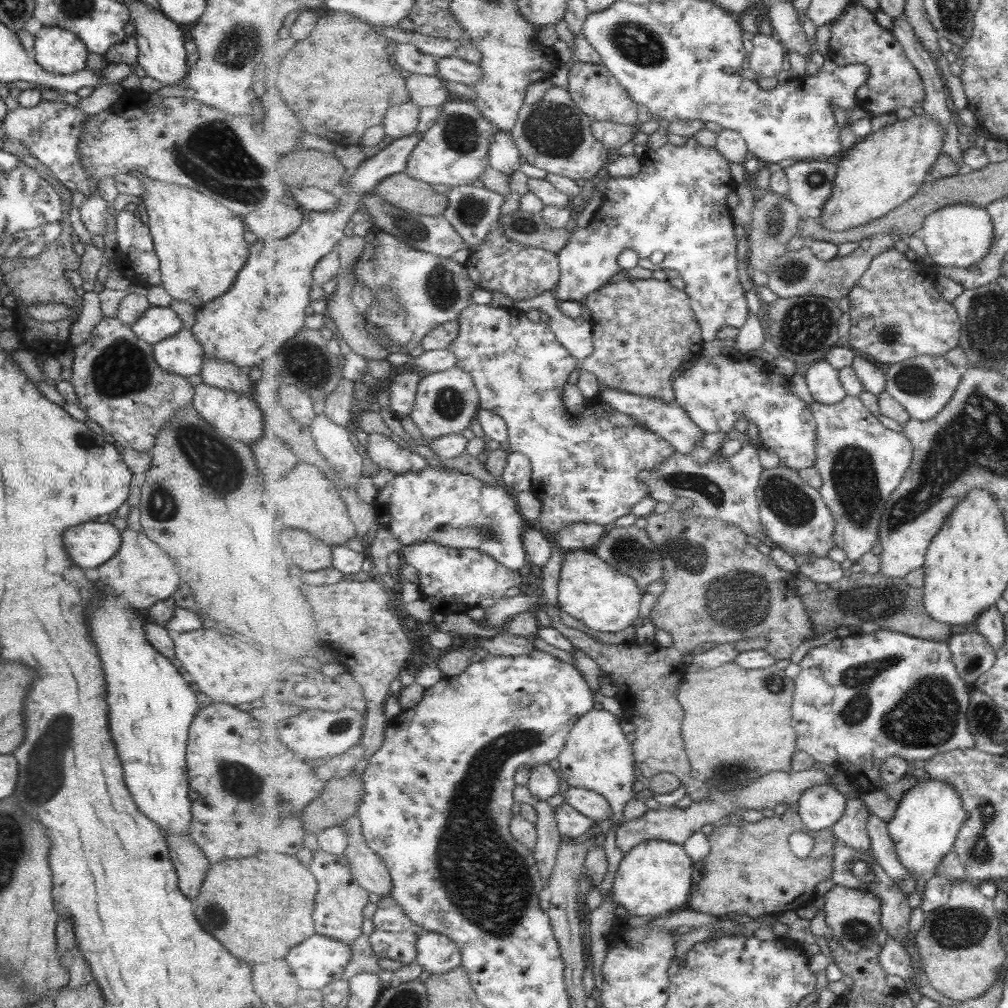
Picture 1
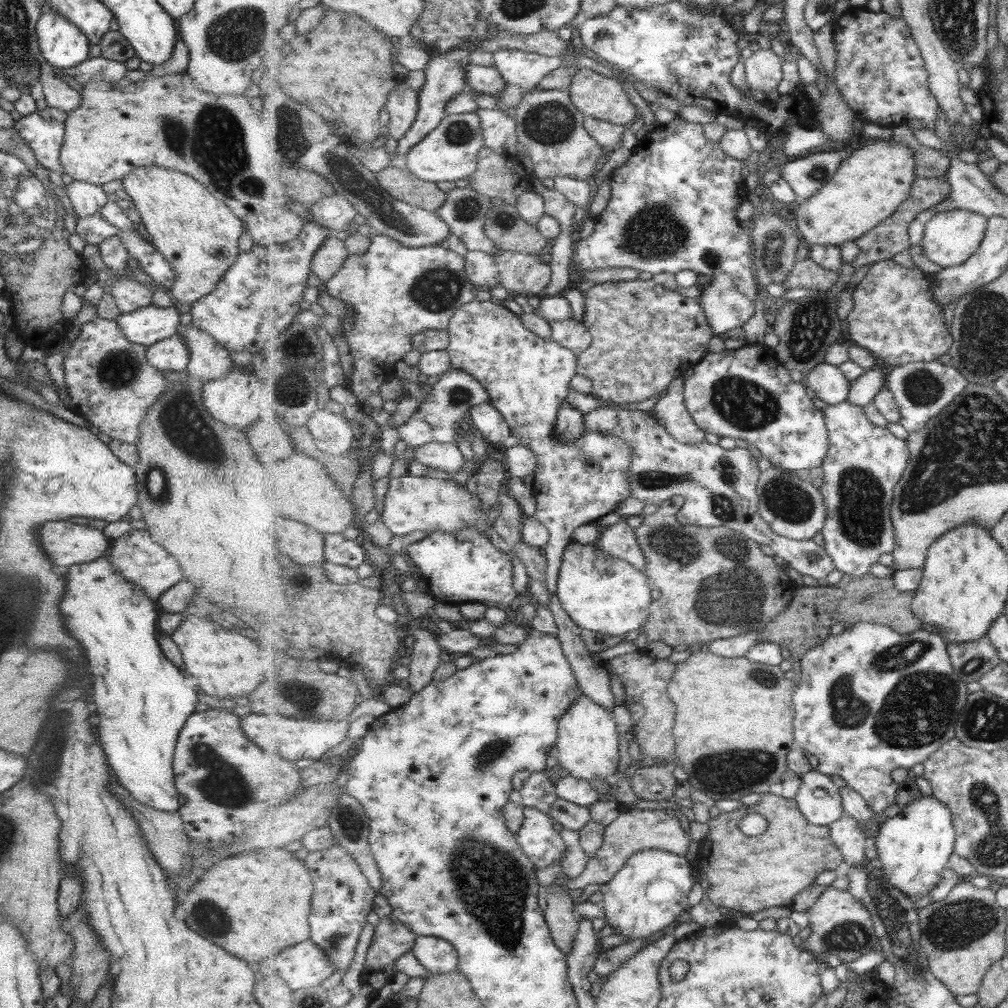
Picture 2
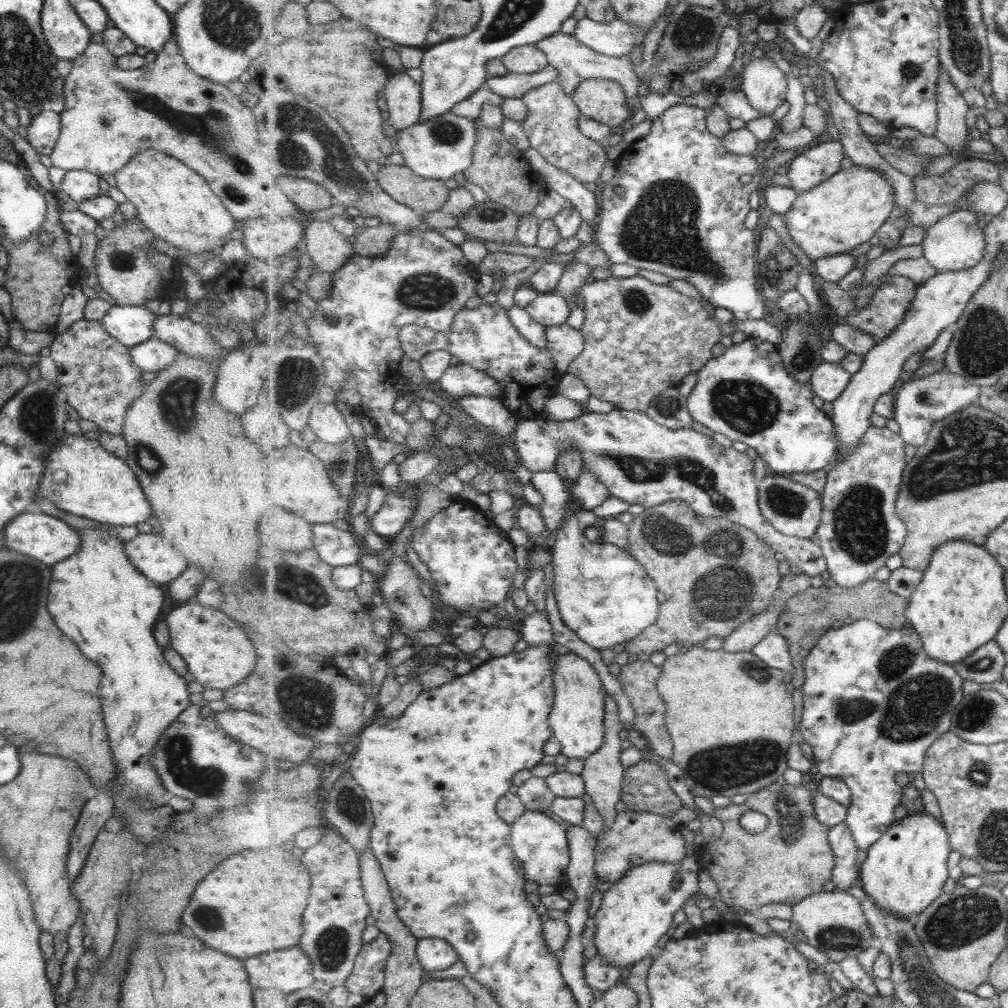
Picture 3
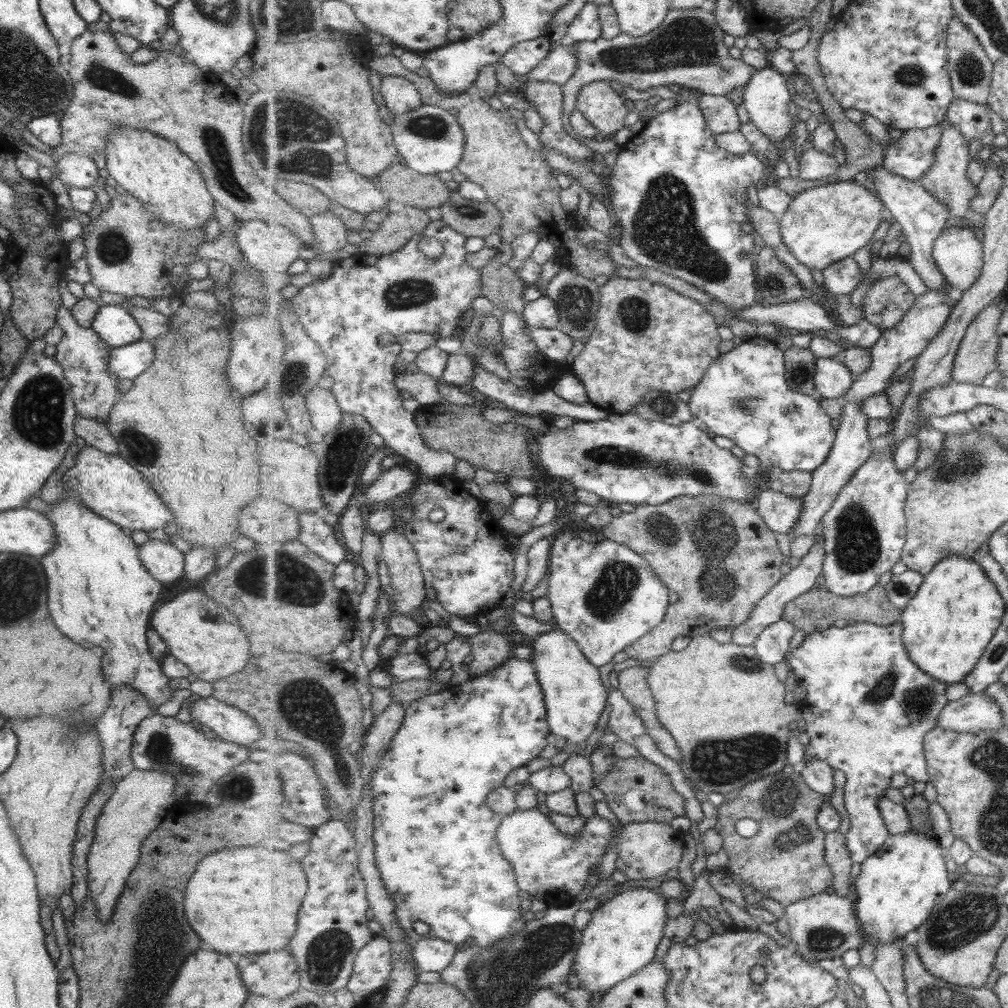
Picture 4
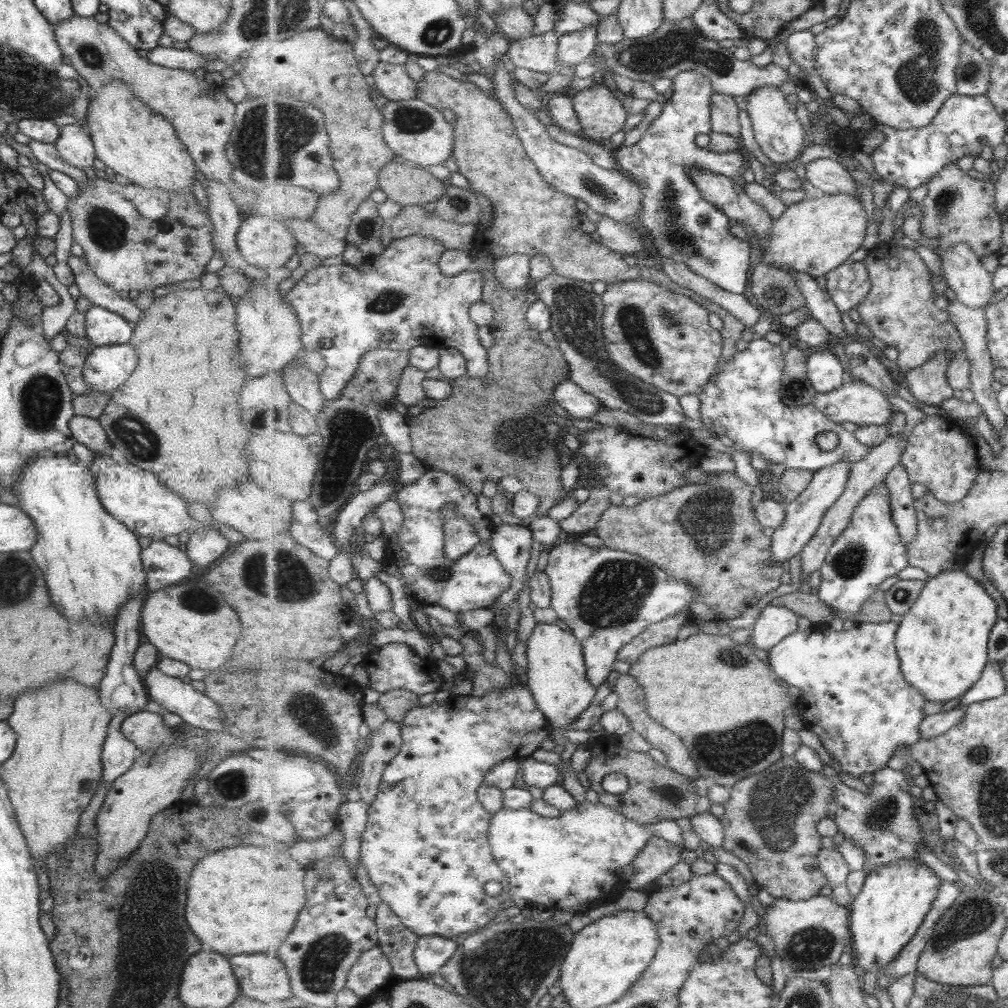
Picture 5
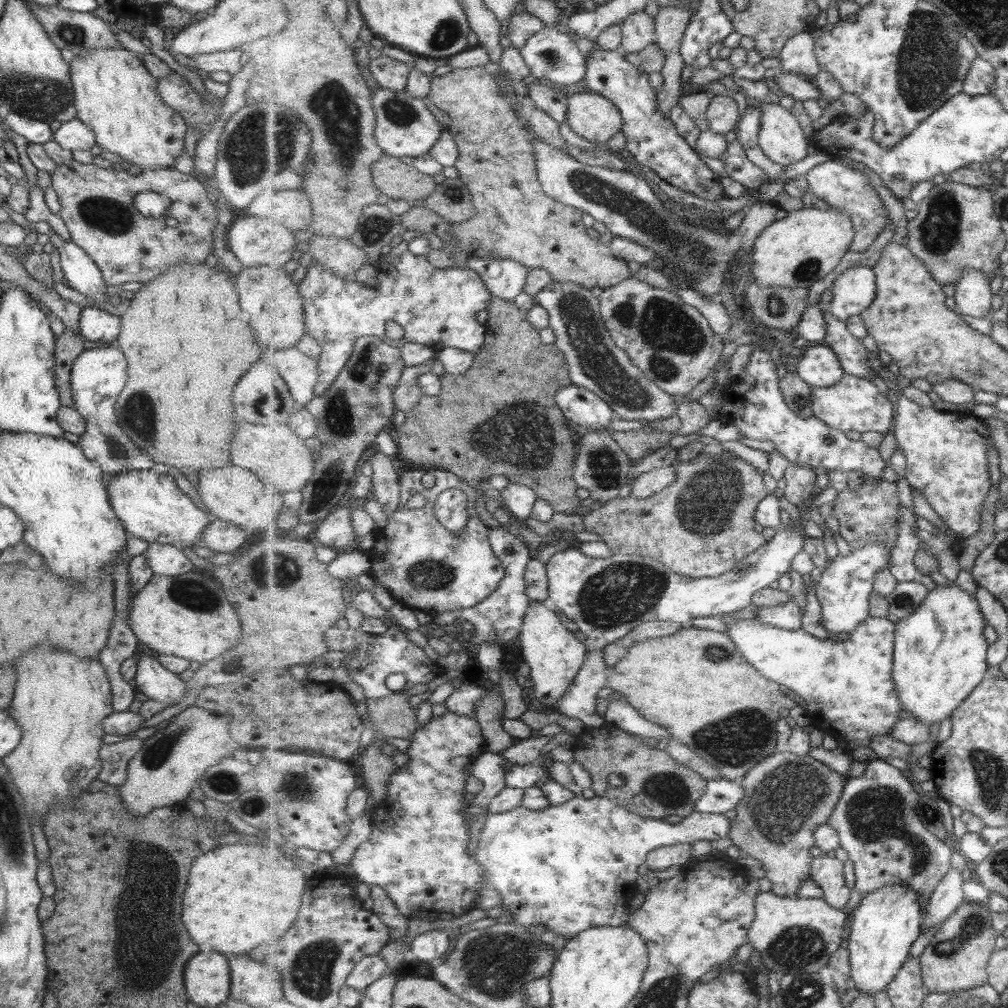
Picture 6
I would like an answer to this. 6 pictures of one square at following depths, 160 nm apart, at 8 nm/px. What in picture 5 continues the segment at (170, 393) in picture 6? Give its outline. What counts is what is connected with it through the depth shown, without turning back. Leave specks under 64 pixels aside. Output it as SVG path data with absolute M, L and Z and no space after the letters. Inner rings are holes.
M184 286L183 289L171 289L168 294L154 297L149 307L142 310L141 318L132 324L132 333L126 342L135 353L136 365L131 374L125 379L125 382L111 393L105 408L96 418L97 422L104 428L108 442L125 456L129 464L155 474L159 484L179 495L186 502L187 506L193 501L199 501L205 505L205 509L210 511L216 499L217 488L233 486L237 482L243 482L241 478L249 479L247 456L245 456L245 450L243 450L245 448L243 444L247 442L249 432L245 430L244 426L241 426L241 420L239 420L239 414L237 414L237 410L239 410L237 408L237 394L241 390L244 383L243 380L248 378L248 374L243 372L243 366L239 362L238 336L239 334L235 330L235 310L233 310L231 298L219 287L213 290L203 290L200 286L191 289L187 289Z

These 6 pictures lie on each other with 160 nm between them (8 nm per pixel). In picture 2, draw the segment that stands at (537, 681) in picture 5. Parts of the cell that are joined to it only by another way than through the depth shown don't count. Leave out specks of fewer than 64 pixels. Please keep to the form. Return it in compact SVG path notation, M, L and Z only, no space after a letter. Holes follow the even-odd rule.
M581 695L564 717L561 717L555 756L561 768L574 777L585 779L592 784L597 779L609 780L613 774L619 772L616 769L621 760L619 746L621 744L612 711L593 702L587 695Z

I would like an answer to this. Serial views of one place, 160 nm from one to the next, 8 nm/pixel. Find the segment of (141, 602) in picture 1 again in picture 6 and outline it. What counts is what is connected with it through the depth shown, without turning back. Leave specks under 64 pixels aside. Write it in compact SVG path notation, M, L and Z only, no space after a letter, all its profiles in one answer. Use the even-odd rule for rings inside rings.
M148 543L143 554L149 568L158 575L183 574L189 572L193 566L181 548L170 544Z

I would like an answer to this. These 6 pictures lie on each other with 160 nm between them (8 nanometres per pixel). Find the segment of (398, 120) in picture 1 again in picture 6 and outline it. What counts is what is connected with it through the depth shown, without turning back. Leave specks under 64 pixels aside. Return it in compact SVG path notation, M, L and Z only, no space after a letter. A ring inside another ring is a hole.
M381 55L369 62L369 70L381 87L403 92L414 68L413 64Z

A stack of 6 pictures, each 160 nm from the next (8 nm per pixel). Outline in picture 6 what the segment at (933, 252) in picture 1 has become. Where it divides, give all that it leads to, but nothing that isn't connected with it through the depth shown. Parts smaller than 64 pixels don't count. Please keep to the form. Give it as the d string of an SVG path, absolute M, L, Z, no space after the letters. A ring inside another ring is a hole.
M966 268L955 288L956 310L973 318L989 318L993 292L991 277L974 268Z

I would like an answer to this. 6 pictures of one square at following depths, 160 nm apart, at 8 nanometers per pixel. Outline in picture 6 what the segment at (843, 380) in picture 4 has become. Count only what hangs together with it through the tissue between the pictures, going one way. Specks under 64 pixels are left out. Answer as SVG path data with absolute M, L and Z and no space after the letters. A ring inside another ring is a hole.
M825 344L807 349L796 368L796 373L812 387L835 386L847 374L836 351Z

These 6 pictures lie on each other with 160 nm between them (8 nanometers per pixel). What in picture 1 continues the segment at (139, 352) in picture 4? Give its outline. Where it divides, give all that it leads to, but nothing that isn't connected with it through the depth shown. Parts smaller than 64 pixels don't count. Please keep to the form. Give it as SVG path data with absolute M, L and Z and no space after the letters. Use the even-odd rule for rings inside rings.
M182 326L175 334L152 345L152 357L161 370L190 376L198 374L204 352L190 329Z

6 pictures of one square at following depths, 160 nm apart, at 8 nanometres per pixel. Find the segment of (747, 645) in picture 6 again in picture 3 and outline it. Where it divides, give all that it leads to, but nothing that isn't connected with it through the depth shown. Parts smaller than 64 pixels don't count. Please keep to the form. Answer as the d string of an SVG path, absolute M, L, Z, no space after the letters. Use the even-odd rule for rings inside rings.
M859 619L851 623L839 625L837 628L829 629L807 655L804 671L806 681L801 688L803 692L803 704L799 732L805 741L805 746L811 748L814 754L814 770L818 770L825 777L840 776L841 780L846 782L847 786L852 790L852 799L847 808L848 815L845 821L852 830L853 836L857 841L857 846L861 848L861 850L868 851L884 836L885 832L889 830L889 827L896 820L895 808L902 802L904 787L897 785L895 776L897 776L899 772L909 772L909 774L922 773L929 747L933 742L937 741L937 738L941 738L941 736L951 731L953 711L964 697L964 678L954 669L954 665L935 660L926 653L921 635L917 634L915 629L909 627L907 629L897 630L881 626L880 623L869 619ZM861 674L873 674L875 680L877 680L877 686L875 686L873 690L863 690L863 688L859 688L859 686L857 686L857 678L859 678Z

